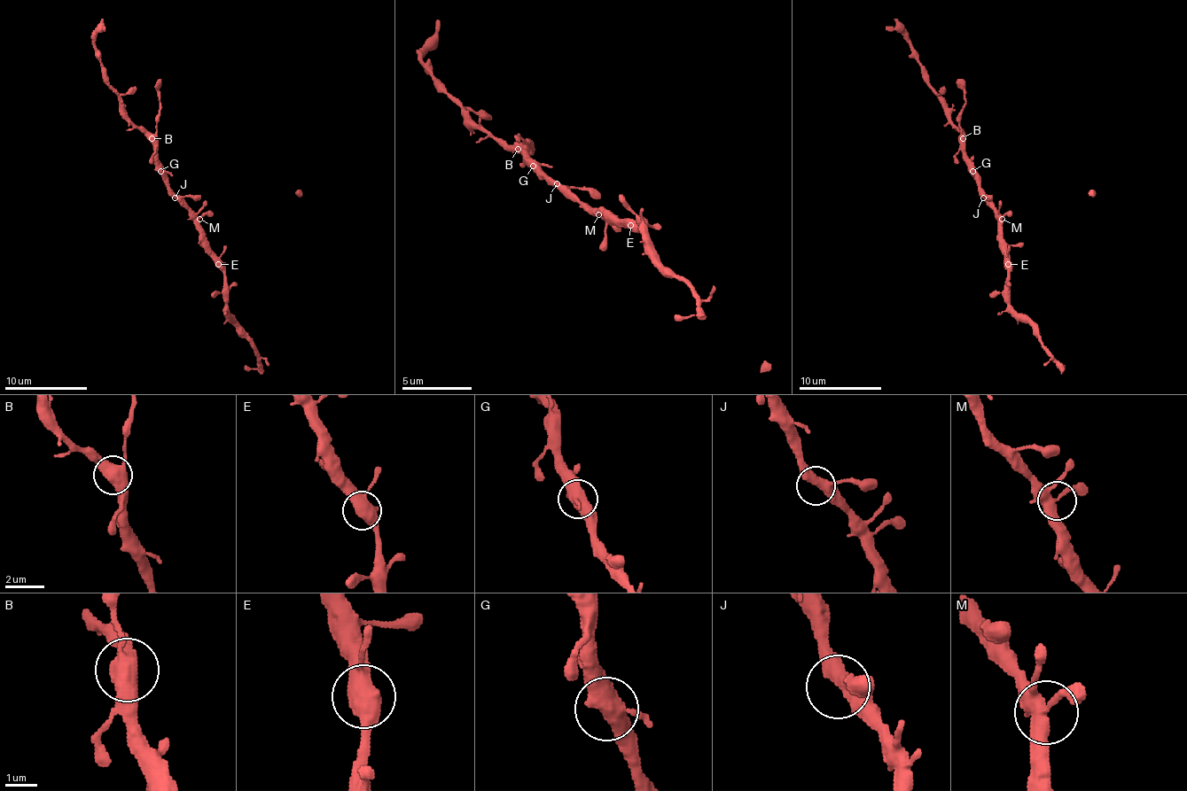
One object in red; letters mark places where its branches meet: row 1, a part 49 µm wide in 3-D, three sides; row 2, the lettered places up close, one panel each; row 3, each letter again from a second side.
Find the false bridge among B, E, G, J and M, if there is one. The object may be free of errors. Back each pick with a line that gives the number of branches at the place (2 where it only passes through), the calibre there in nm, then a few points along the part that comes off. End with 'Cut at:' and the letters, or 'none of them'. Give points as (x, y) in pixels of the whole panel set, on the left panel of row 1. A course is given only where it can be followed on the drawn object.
Cut at: none of them

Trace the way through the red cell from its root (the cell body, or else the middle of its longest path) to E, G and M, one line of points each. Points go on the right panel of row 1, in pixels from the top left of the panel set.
E: (985, 196), (985, 202), (999, 221), (999, 245), (1008, 264)
G: (985, 196), (979, 185), (979, 177), (972, 171)
M: (985, 196), (985, 200), (1002, 219)

